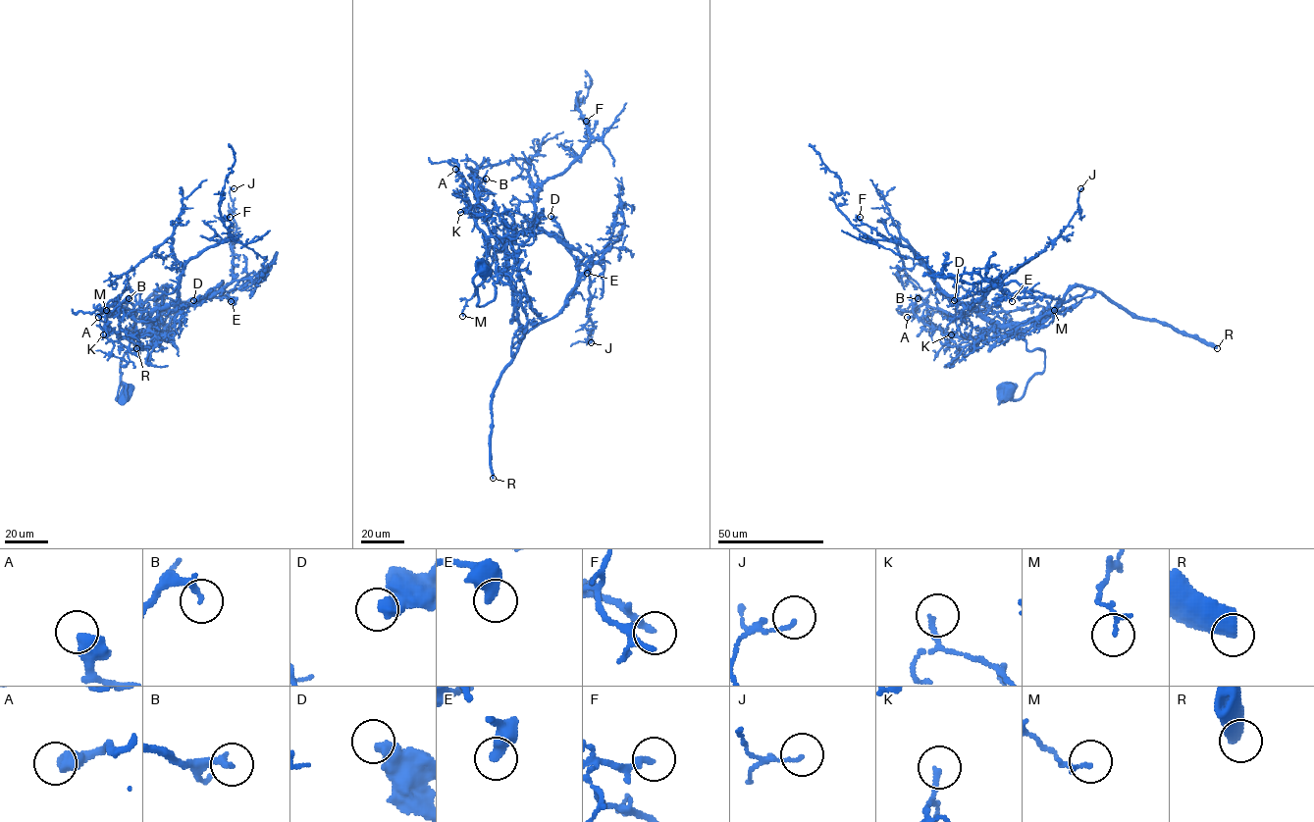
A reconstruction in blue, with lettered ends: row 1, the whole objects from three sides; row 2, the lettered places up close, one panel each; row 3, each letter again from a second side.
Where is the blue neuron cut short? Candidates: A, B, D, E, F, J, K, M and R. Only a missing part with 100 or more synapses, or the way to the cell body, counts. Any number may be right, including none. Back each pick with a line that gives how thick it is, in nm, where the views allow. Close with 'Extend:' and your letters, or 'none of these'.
R: 600 nm
Extend: R

